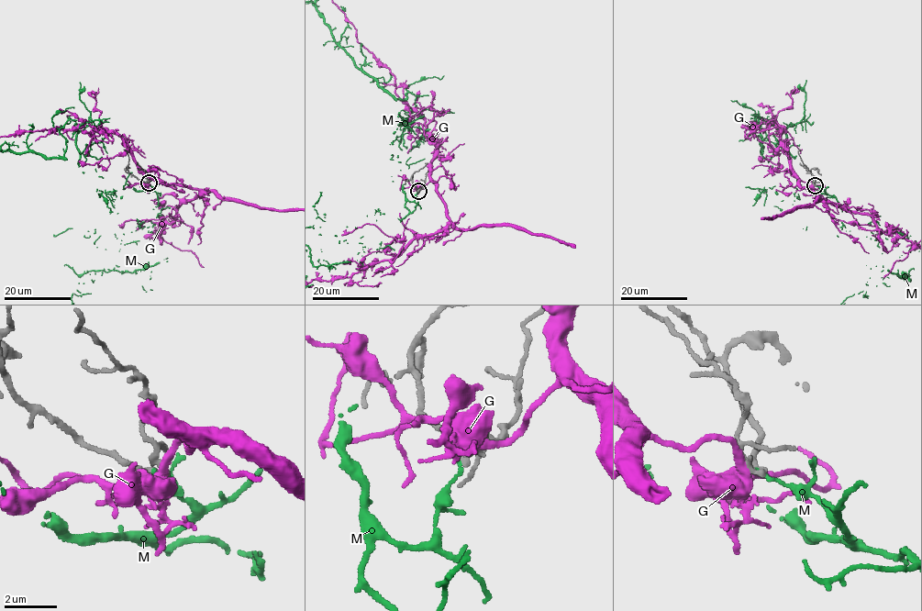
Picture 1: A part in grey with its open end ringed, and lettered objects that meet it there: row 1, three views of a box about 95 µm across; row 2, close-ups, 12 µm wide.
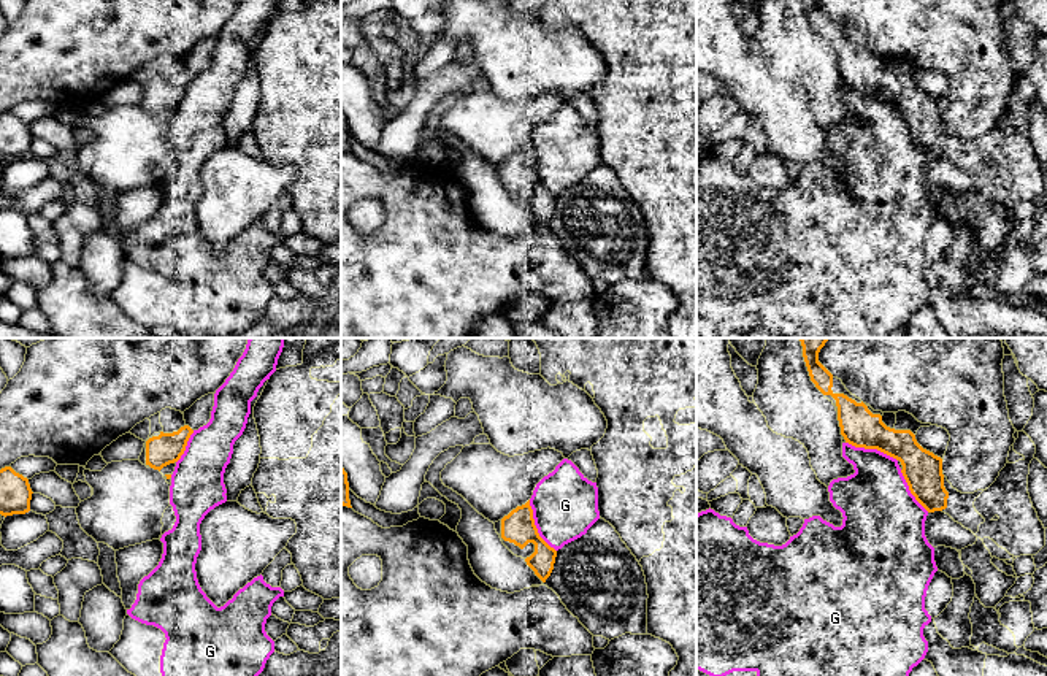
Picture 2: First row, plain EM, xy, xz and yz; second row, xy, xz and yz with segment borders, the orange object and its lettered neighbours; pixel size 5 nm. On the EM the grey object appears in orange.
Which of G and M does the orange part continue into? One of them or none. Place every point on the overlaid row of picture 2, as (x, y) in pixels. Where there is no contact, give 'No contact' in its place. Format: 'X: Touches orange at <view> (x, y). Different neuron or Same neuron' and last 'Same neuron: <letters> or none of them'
G: Touches orange at xz (535, 526). Different neuron
M: No contact. Different neuron
Same neuron: none of them

